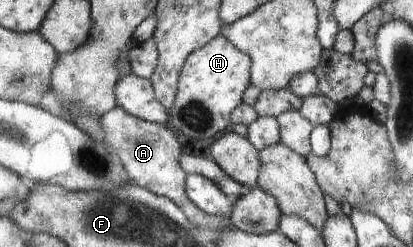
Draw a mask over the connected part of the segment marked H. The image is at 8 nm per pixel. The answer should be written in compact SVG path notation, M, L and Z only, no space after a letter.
M221 34L217 35L215 39L211 39L202 48L192 51L181 68L175 101L173 107L168 109L168 122L177 131L181 131L185 137L191 137L191 139L211 139L217 133L223 133L229 127L229 113L242 104L243 92L250 84L250 67L252 65L253 61L250 59L250 55L247 55Z

